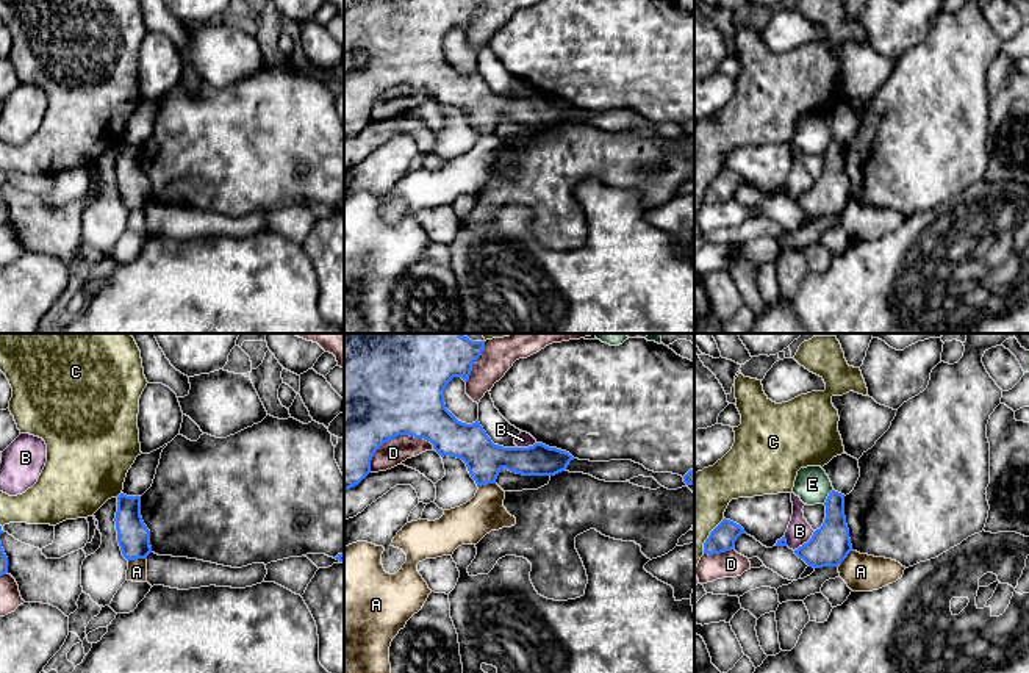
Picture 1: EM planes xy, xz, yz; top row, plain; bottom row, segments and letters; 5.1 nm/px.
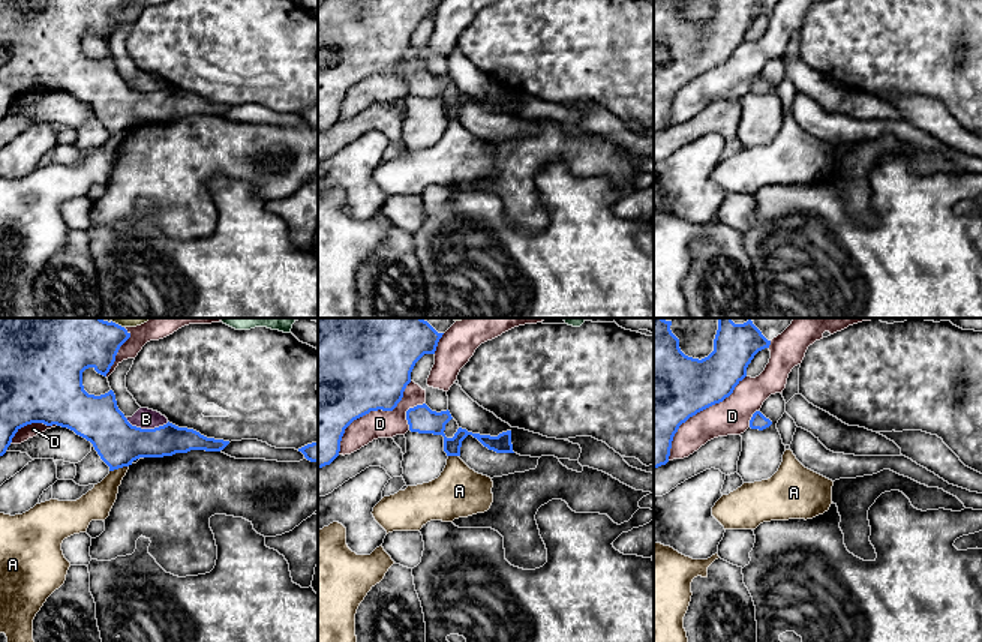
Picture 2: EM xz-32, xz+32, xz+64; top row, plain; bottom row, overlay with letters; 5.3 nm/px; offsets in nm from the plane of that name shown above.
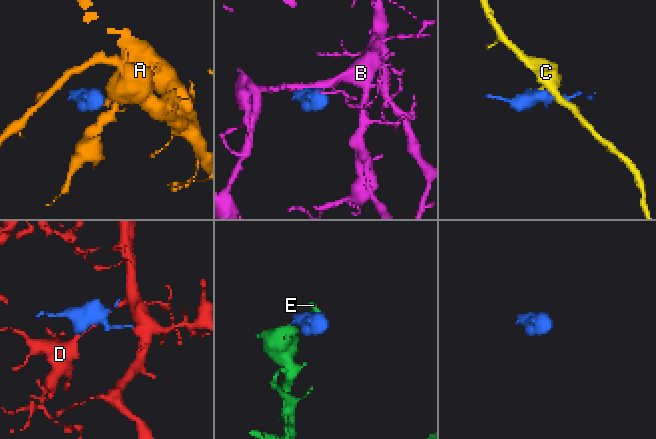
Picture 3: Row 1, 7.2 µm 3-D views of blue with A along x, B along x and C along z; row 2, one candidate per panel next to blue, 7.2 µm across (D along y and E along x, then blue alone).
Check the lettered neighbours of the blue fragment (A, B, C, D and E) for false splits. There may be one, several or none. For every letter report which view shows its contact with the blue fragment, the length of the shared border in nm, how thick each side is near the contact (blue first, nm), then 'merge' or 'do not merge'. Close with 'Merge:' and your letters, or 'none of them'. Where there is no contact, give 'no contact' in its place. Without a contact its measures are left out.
A: xy | 100 nm | 170/100 nm | do not merge
B: yz | 160 nm | 200/120 nm | do not merge
C: yz | 220 nm | 140/320 nm | do not merge
D: xz | 360 nm | 500/140 nm | do not merge
E: yz | 90 nm | 200/180 nm | do not merge
Merge: none of them

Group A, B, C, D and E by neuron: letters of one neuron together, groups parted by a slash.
A / B / C / D / E

